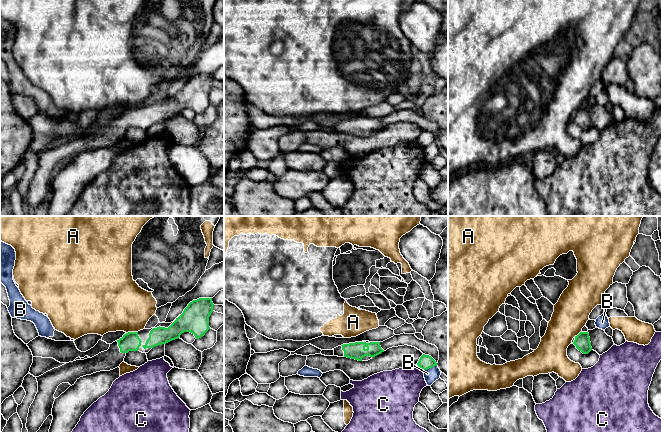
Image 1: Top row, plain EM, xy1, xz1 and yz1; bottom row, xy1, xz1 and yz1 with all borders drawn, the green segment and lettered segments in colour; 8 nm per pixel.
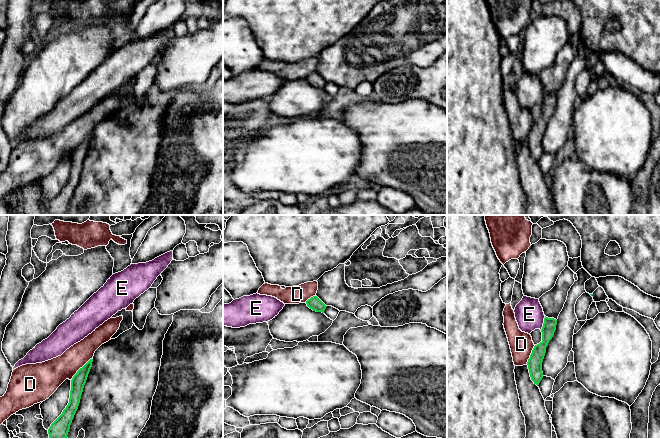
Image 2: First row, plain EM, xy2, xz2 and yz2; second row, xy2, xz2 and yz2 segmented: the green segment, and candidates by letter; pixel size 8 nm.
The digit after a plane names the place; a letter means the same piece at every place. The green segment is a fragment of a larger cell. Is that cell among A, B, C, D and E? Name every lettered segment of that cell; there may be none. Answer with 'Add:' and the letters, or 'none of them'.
Add: none of them

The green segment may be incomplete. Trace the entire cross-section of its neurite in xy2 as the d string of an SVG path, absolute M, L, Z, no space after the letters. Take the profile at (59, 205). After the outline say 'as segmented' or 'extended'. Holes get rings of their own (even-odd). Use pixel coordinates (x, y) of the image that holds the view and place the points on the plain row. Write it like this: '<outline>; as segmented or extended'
M90 135L71 156L69 179L62 190L51 200L48 205L50 215L66 215L74 191L78 185L84 161L92 143L93 135Z; as segmented

